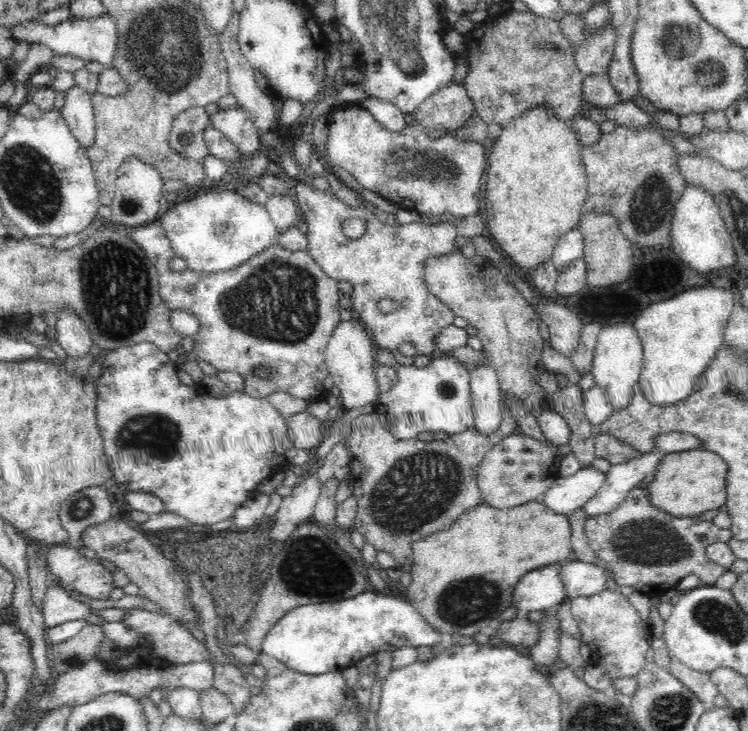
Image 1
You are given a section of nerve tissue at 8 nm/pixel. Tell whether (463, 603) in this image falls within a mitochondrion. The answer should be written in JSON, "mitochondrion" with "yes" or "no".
{"mitochondrion":"yes"}

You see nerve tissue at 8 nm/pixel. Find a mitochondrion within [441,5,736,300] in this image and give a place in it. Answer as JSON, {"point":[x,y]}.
{"point":[677,38]}

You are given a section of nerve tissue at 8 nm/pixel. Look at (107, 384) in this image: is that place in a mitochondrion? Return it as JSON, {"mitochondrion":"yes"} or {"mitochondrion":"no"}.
{"mitochondrion":"no"}

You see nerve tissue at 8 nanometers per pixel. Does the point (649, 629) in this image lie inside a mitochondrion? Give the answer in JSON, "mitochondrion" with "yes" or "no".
{"mitochondrion":"no"}

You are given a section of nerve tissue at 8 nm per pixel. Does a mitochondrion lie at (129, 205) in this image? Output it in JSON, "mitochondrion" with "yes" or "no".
{"mitochondrion":"yes"}

